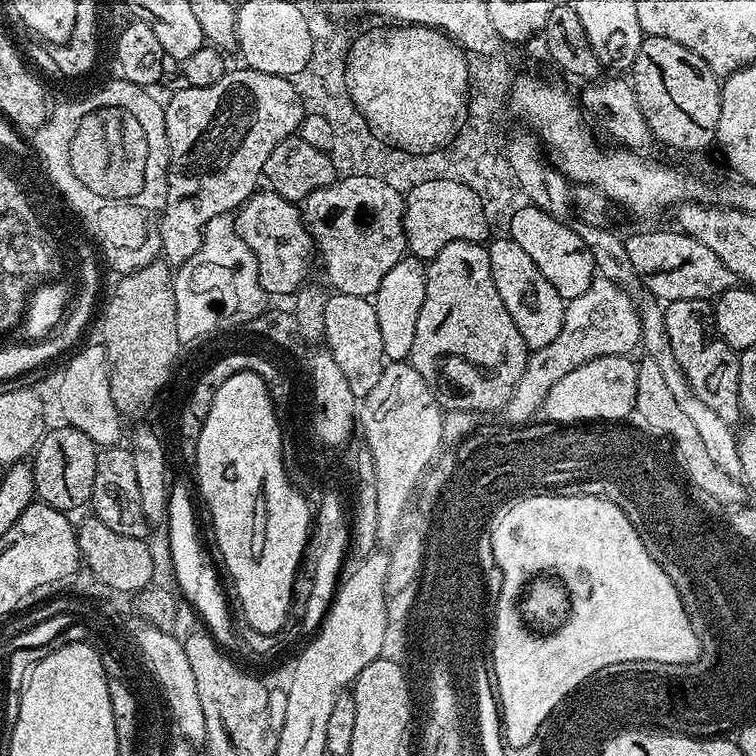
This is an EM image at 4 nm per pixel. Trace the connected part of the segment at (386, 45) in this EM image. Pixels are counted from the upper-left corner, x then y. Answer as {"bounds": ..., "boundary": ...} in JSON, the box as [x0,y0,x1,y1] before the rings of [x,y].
{"bounds":[346,24,469,156],"boundary":[[[421,24],[388,27],[392,28],[372,28],[349,43],[346,86],[350,98],[379,140],[415,156],[428,156],[442,151],[454,126],[467,121],[469,57],[455,40],[438,28],[427,28]]]}

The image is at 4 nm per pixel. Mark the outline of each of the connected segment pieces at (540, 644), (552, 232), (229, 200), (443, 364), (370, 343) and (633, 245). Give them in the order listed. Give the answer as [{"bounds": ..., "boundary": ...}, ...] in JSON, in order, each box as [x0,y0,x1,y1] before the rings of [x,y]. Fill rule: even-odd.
[{"bounds":[490,495,696,744],"boundary":[[[571,495],[526,497],[518,502],[516,508],[506,510],[502,514],[500,525],[494,526],[494,546],[498,549],[501,569],[506,574],[506,598],[500,596],[495,606],[495,620],[492,623],[490,639],[490,670],[496,676],[494,687],[502,713],[502,731],[506,738],[511,738],[516,744],[520,744],[522,738],[533,737],[544,719],[579,684],[590,678],[590,674],[602,670],[602,666],[610,666],[614,662],[692,660],[692,656],[696,656],[696,640],[692,640],[688,620],[684,620],[678,590],[668,584],[668,580],[664,580],[664,572],[660,572],[660,568],[656,568],[656,564],[652,564],[652,560],[644,556],[644,548],[640,548],[640,540],[636,540],[632,528],[628,528],[628,520],[624,520],[624,515],[618,510],[619,506],[609,500],[603,500],[601,496]]]},{"bounds":[507,203,598,302],"boundary":[[[531,203],[525,209],[513,211],[508,217],[507,235],[518,242],[522,250],[526,250],[526,255],[534,261],[534,266],[542,270],[546,282],[550,282],[550,286],[558,290],[565,302],[578,298],[578,294],[583,294],[586,286],[590,286],[590,282],[596,279],[598,273],[590,247],[586,246],[572,224],[568,225],[570,223]]]},{"bounds":[160,66,306,266],"boundary":[[[247,66],[239,67],[234,69],[233,72],[232,69],[225,71],[224,76],[218,78],[218,82],[214,82],[214,86],[202,86],[201,88],[180,86],[180,89],[164,104],[164,121],[166,122],[166,138],[168,139],[170,159],[168,161],[166,206],[160,216],[160,251],[163,259],[169,265],[179,266],[185,264],[190,258],[194,258],[194,254],[198,254],[198,250],[202,246],[204,229],[207,228],[210,221],[219,216],[228,216],[235,213],[240,205],[251,198],[252,193],[257,191],[256,179],[258,181],[261,179],[266,166],[266,158],[270,158],[270,150],[274,150],[274,146],[278,146],[278,142],[282,142],[287,136],[297,135],[300,123],[304,121],[306,115],[304,102],[300,99],[300,95],[296,93],[295,83],[289,77],[279,76],[278,74],[262,74],[262,70],[254,70]]]},{"bounds":[410,240,530,414],"boundary":[[[469,240],[450,242],[446,246],[442,246],[442,250],[438,250],[438,254],[433,260],[427,261],[426,267],[428,269],[426,298],[422,302],[422,311],[418,314],[418,326],[414,333],[410,363],[414,366],[414,370],[418,370],[418,374],[422,374],[422,378],[426,378],[426,382],[436,393],[436,400],[440,403],[441,408],[447,411],[479,414],[479,412],[496,412],[499,408],[500,411],[507,409],[508,400],[514,394],[514,385],[518,382],[518,378],[522,378],[522,370],[526,370],[530,349],[522,338],[522,334],[518,334],[518,326],[514,326],[514,318],[510,318],[510,310],[506,310],[502,297],[498,294],[498,286],[494,286],[494,274],[490,274],[490,254],[487,247]]]},{"bounds":[322,292,386,398],"boundary":[[[336,292],[329,295],[326,314],[322,314],[322,319],[326,322],[326,330],[322,337],[326,351],[332,355],[334,362],[338,362],[353,394],[358,398],[368,396],[370,390],[374,390],[375,384],[378,383],[378,378],[382,378],[382,370],[386,363],[375,303],[366,296]]]},{"bounds":[623,231,738,302],"boundary":[[[682,231],[636,232],[633,236],[625,235],[623,241],[639,287],[644,287],[652,295],[649,297],[655,298],[657,301],[706,300],[712,302],[726,290],[737,287],[738,278],[734,274],[734,270],[730,270],[730,266],[726,266],[726,262],[722,262],[722,258],[718,258],[718,254],[714,254],[714,250],[710,250],[710,246],[698,242],[698,238],[687,236]]]}]

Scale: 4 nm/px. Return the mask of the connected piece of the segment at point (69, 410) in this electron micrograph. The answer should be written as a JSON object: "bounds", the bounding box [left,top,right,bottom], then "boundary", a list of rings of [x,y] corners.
{"bounds":[60,342,122,446],"boundary":[[[100,342],[83,348],[71,353],[72,361],[65,366],[64,377],[60,380],[60,412],[64,415],[63,423],[67,427],[82,430],[82,434],[86,434],[86,438],[90,438],[98,446],[119,445],[122,417],[114,406],[114,398],[110,398],[108,355]]]}

